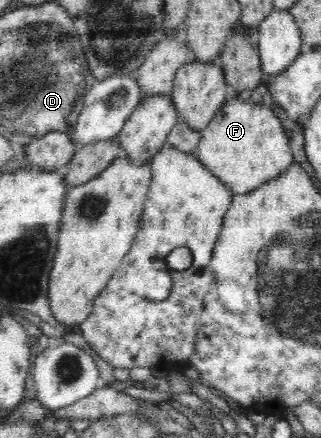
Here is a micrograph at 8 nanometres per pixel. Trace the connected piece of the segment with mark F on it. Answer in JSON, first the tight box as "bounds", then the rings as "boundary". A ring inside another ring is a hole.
{"bounds":[193,95,294,195],"boundary":[[[238,95],[229,102],[223,103],[213,119],[201,131],[201,140],[193,150],[196,159],[208,167],[208,171],[214,173],[226,187],[232,189],[235,195],[245,195],[247,192],[254,191],[267,180],[275,179],[278,175],[284,174],[293,164],[294,157],[292,149],[284,127],[276,113],[268,105],[244,99],[244,95]]]}

